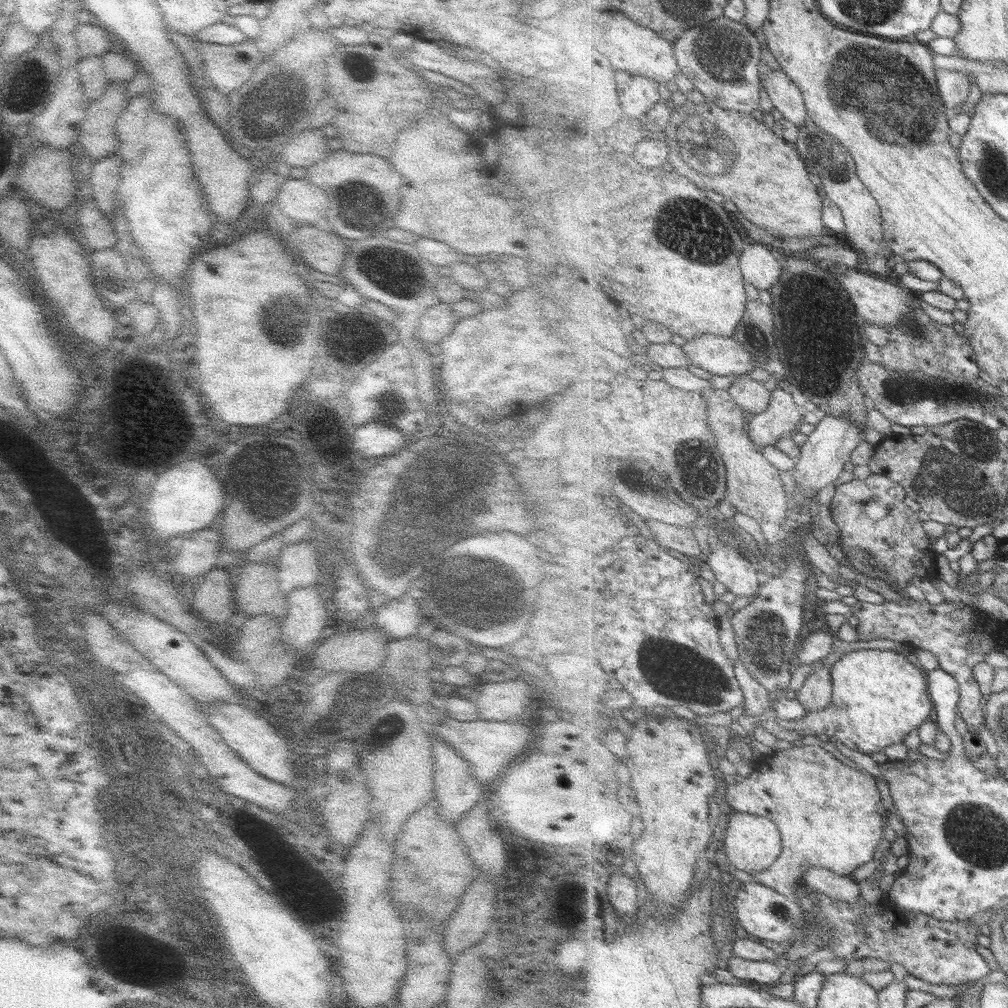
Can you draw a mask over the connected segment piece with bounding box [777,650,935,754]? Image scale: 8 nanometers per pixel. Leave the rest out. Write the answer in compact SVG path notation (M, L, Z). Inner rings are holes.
M858 650L843 656L832 667L834 682L834 699L828 708L809 712L801 721L785 721L777 719L779 724L792 731L800 727L809 727L823 738L836 736L846 746L866 754L884 752L894 744L902 744L908 734L919 729L925 722L935 718L935 702L930 696L928 676L921 666L912 664L904 654L894 650Z

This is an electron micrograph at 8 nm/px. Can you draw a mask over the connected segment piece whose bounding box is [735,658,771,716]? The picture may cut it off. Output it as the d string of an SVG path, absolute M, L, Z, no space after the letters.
M739 658L735 663L735 671L744 692L744 708L746 716L766 715L770 711L770 690L762 685L750 672L750 669Z

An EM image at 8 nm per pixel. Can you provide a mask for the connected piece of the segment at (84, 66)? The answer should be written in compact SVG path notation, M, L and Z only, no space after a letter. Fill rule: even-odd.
M101 56L82 59L79 62L79 74L89 104L98 100L112 83L106 76Z

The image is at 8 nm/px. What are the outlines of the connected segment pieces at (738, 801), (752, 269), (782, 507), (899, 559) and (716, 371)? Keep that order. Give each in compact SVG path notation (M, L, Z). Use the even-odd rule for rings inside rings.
M798 744L795 746L791 746L791 748L789 748L789 749L778 750L772 755L759 757L758 764L755 767L754 772L752 772L752 774L749 777L745 777L745 779L743 781L738 781L732 785L728 785L726 798L728 801L728 804L726 804L726 806L728 806L729 808L733 808L736 812L738 812L738 813L742 812L742 813L746 813L746 814L758 814L758 816L766 816L766 817L776 821L776 824L779 825L779 829L783 833L783 845L784 845L783 854L775 862L775 866L773 866L770 870L766 870L764 872L757 872L752 877L747 877L747 878L751 878L755 882L768 885L770 888L774 888L778 892L784 893L786 896L791 896L791 897L794 897L796 892L798 890L800 890L800 883L806 882L806 880L804 880L804 878L807 875L807 872L809 870L811 870L811 868L829 868L830 870L832 870L832 872L835 872L836 874L839 874L840 876L842 876L842 875L852 876L852 874L855 874L855 872L857 872L857 870L859 870L860 867L864 866L865 864L868 864L869 862L872 862L874 860L874 858L876 858L876 854L878 854L878 848L880 848L880 844L882 844L882 842L884 842L884 830L886 830L886 826L888 825L887 819L886 819L886 815L888 814L888 811L884 807L884 800L882 800L882 794L880 794L880 788L878 788L878 780L876 780L876 778L874 778L874 776L872 776L872 774L869 774L868 772L864 772L863 770L858 770L858 768L852 768L852 766L846 766L846 764L844 764L844 762L842 762L842 760L838 760L838 758L836 758L836 756L834 756L834 754L830 753L830 751L827 747L824 748L824 747L822 747L822 745L812 745L812 744L811 745L800 745L800 744Z
M749 240L741 264L747 283L768 292L778 288L784 274L784 262L780 256L771 246Z
M713 387L702 394L709 402L709 425L717 436L718 446L727 462L727 500L731 501L739 512L751 516L761 525L768 538L766 542L772 542L777 548L774 549L776 554L772 555L780 558L780 544L786 538L790 523L786 512L791 509L791 504L788 504L791 491L784 485L782 471L756 447L748 427L750 414L735 401L729 389L718 390Z
M872 473L867 479L854 479L832 490L832 508L835 521L842 529L840 546L852 564L862 572L862 578L886 582L894 590L914 582L916 576L935 580L938 574L938 553L930 546L930 536L924 530L924 521L906 505L909 492L888 475ZM868 502L882 502L888 514L882 520L872 520L866 512ZM920 562L920 564L916 564Z
M704 334L683 346L691 364L716 376L744 376L755 368L753 354L735 337Z

